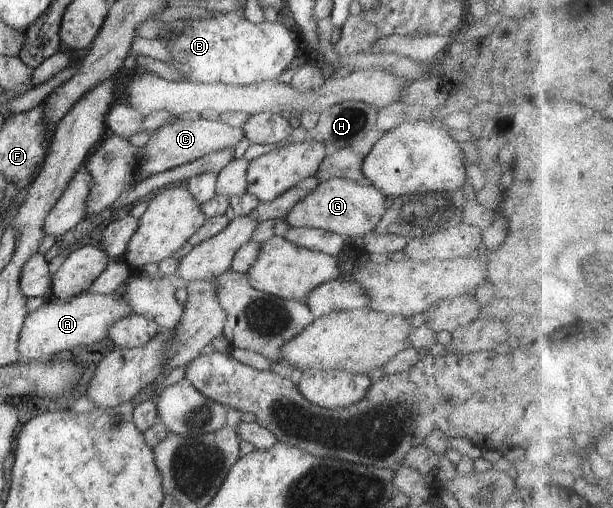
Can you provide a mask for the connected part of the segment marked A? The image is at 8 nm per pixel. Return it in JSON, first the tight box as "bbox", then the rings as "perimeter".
{"bbox":[18,290,134,360],"perimeter":[[[122,290],[116,293],[82,293],[67,301],[45,300],[35,311],[30,311],[23,320],[18,337],[18,352],[23,360],[50,358],[62,350],[72,350],[76,346],[98,344],[109,336],[110,327],[117,320],[134,314],[131,304],[125,299]]]}

